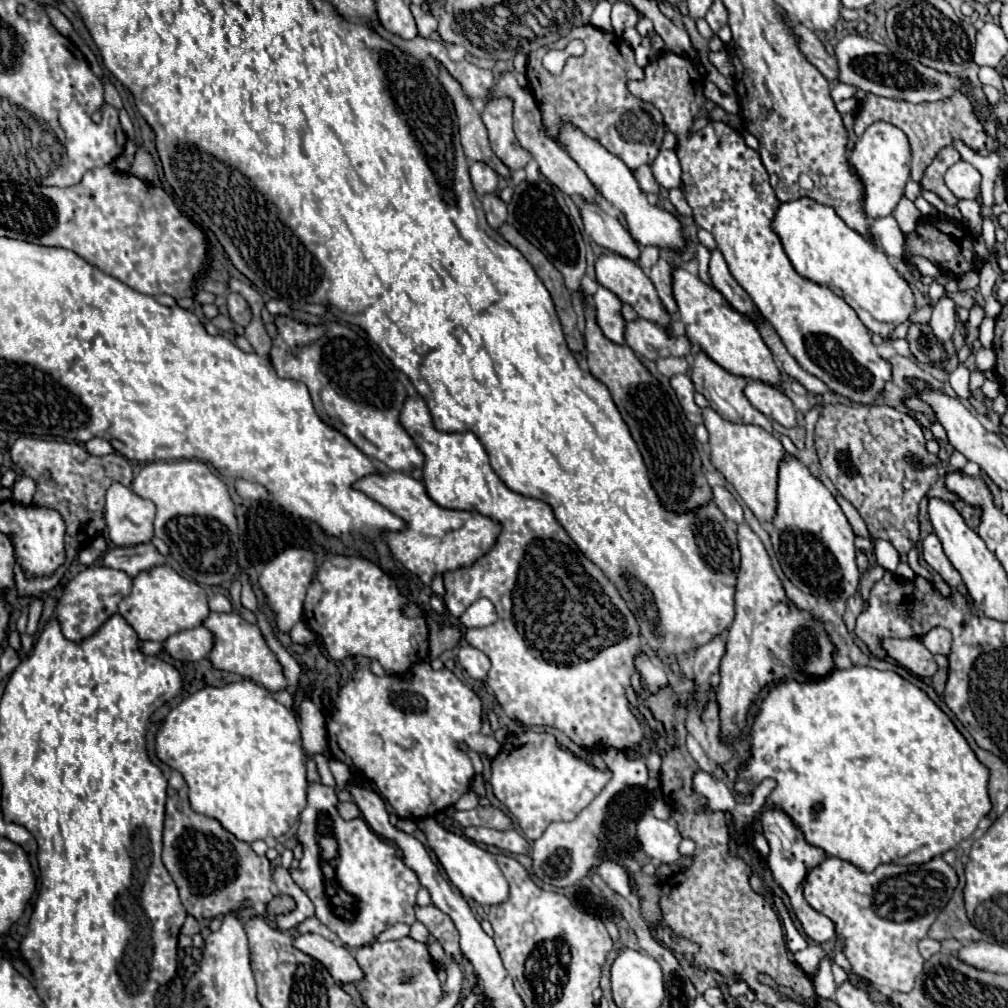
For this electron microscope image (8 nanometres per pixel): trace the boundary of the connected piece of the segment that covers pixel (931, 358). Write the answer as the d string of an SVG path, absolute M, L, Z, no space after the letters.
M910 325L910 331L908 331L906 339L910 343L910 351L914 353L914 357L918 361L932 363L932 365L942 361L944 347L932 335L930 325Z

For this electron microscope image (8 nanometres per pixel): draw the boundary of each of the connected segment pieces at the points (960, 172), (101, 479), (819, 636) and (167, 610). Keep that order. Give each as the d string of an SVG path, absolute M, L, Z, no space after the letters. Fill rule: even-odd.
M958 161L954 163L946 175L946 187L958 197L958 199L978 199L980 197L980 171L974 169L970 163L966 161Z
M22 435L10 449L12 461L24 471L26 477L34 479L36 483L36 495L34 495L34 505L38 507L52 507L62 513L66 521L66 555L68 561L58 573L54 573L50 579L26 579L20 565L14 567L16 571L16 591L18 597L40 597L42 593L54 589L70 563L76 559L76 555L86 547L90 541L94 541L98 535L104 533L104 519L102 519L102 507L104 507L104 493L110 483L118 481L126 487L132 483L132 467L126 457L120 453L104 455L104 457L94 457L90 455L80 443L74 441L47 440L39 437ZM44 471L52 473L52 479L56 481L54 487L44 483Z
M738 525L738 547L740 547L740 571L738 571L738 587L736 587L736 617L726 635L726 655L720 661L720 687L718 687L718 705L720 705L720 719L722 719L722 737L732 743L742 727L746 725L748 707L752 705L754 697L760 689L768 683L776 683L784 677L808 681L810 677L822 677L832 671L832 655L834 645L828 641L824 625L814 621L808 613L792 609L784 587L778 575L772 569L770 557L758 539L758 535L748 525Z
M160 565L150 571L140 571L132 579L132 593L118 605L118 613L128 621L142 641L166 641L170 635L198 627L210 613L206 593L198 583L180 577L172 567Z

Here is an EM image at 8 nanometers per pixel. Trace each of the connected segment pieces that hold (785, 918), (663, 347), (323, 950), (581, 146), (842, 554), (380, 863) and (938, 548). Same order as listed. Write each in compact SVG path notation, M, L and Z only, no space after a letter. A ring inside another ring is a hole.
M774 897L774 901L776 901L778 913L780 913L780 917L782 917L782 925L784 925L784 931L786 931L786 945L788 945L788 949L790 949L792 953L806 949L808 943L806 943L806 939L796 931L794 923L792 923L792 919L790 919L786 907L784 907L784 903L782 903L778 897Z
M646 319L626 321L624 339L626 339L626 345L632 347L632 351L636 351L646 359L688 355L692 347L688 337L676 339L674 335L666 333L666 329L660 329L656 323L650 323Z
M296 935L292 945L298 951L320 961L338 983L356 983L362 979L362 971L352 953L346 947L324 939L322 935Z
M566 125L560 133L560 143L566 147L566 153L580 165L580 169L586 171L594 187L600 191L600 195L614 207L618 207L628 221L628 231L630 235L640 243L640 245L656 245L662 249L684 249L684 235L682 235L682 225L680 221L670 215L664 209L658 209L656 205L650 205L646 195L640 191L632 171L612 153L608 153L602 145L586 137L580 129Z
M786 457L778 471L778 509L772 521L772 545L784 575L804 593L848 601L858 593L854 531L834 495L796 457Z
M314 759L306 763L306 771L312 785L308 787L308 803L300 813L298 827L298 841L304 847L304 857L300 859L298 867L290 871L290 875L296 885L312 899L316 917L330 931L334 931L344 945L354 949L376 941L384 929L396 923L412 925L416 921L414 903L420 889L416 873L410 871L402 859L394 857L394 845L380 839L362 817L344 821L338 815L338 795L334 787L324 787L320 783ZM324 835L332 835L336 839L334 881L336 887L342 887L342 891L348 895L332 895L332 859L328 859L320 847L320 837Z
M934 533L924 539L924 543L922 543L922 555L924 555L924 561L926 561L934 571L938 571L938 575L940 575L952 589L956 589L956 587L962 583L960 573L952 567L952 563L950 563L948 557L944 555L942 545L940 545L940 541L938 541L938 537L936 537Z

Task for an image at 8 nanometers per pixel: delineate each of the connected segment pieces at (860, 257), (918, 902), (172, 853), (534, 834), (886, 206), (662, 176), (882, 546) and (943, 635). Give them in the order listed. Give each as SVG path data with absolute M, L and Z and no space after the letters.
M810 197L782 203L774 215L772 229L782 239L784 251L794 269L804 279L828 287L842 297L870 333L888 337L896 325L906 321L914 311L914 293L904 277L894 269L890 257L872 243L872 239L850 229L832 207L820 205Z
M826 857L808 873L804 899L812 909L832 919L836 939L844 943L844 955L856 975L884 991L908 993L916 975L924 969L918 941L928 935L940 907L948 903L956 885L956 871L942 857L922 865L878 865L872 873L862 873L842 859Z
M172 771L168 779L162 861L180 891L184 909L198 921L244 911L254 907L258 901L270 903L274 897L270 889L270 861L256 855L248 843L238 841L216 819L192 811L188 803L186 783L178 771Z
M548 733L508 735L490 765L490 785L496 799L512 813L528 841L536 841L552 821L572 821L604 789L610 771L598 771L572 751L562 749Z
M872 123L856 141L848 163L864 187L862 207L868 219L890 215L904 193L906 181L910 179L910 145L906 135L890 123Z
M660 149L656 161L652 163L652 173L654 173L656 181L658 181L662 187L666 187L666 189L680 187L682 171L680 171L680 161L678 161L676 151Z
M870 537L872 545L874 545L874 555L876 555L876 561L878 565L882 565L886 571L896 571L898 563L900 563L900 555L898 551L892 547L892 543L884 541L884 539L874 539Z
M934 627L922 637L922 643L930 653L942 653L942 655L948 655L950 641L952 641L952 635L944 627Z

